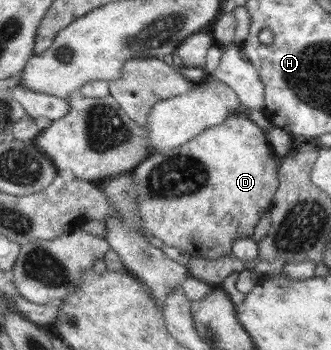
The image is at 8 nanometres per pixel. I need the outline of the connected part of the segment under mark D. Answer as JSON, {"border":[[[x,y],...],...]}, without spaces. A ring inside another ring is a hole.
{"border":[[[241,112],[235,113],[235,115],[229,115],[229,117],[227,117],[223,123],[219,123],[219,125],[207,127],[203,133],[199,133],[197,137],[193,138],[193,141],[189,140],[189,143],[185,143],[185,145],[180,145],[173,149],[163,148],[162,150],[154,151],[148,159],[145,159],[132,171],[136,186],[136,202],[137,207],[139,207],[138,217],[144,228],[144,232],[150,237],[161,239],[167,247],[177,247],[177,249],[187,251],[187,253],[191,255],[191,258],[231,258],[233,242],[237,239],[251,238],[254,235],[256,226],[262,219],[268,218],[275,193],[279,188],[277,169],[279,168],[280,161],[281,158],[273,155],[269,149],[266,132]]]}

